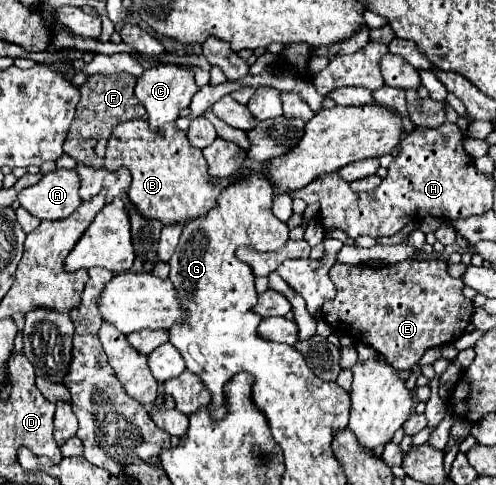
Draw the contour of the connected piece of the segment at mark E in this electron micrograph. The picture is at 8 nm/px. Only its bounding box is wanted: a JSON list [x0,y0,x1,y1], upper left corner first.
[322,260,474,370]

